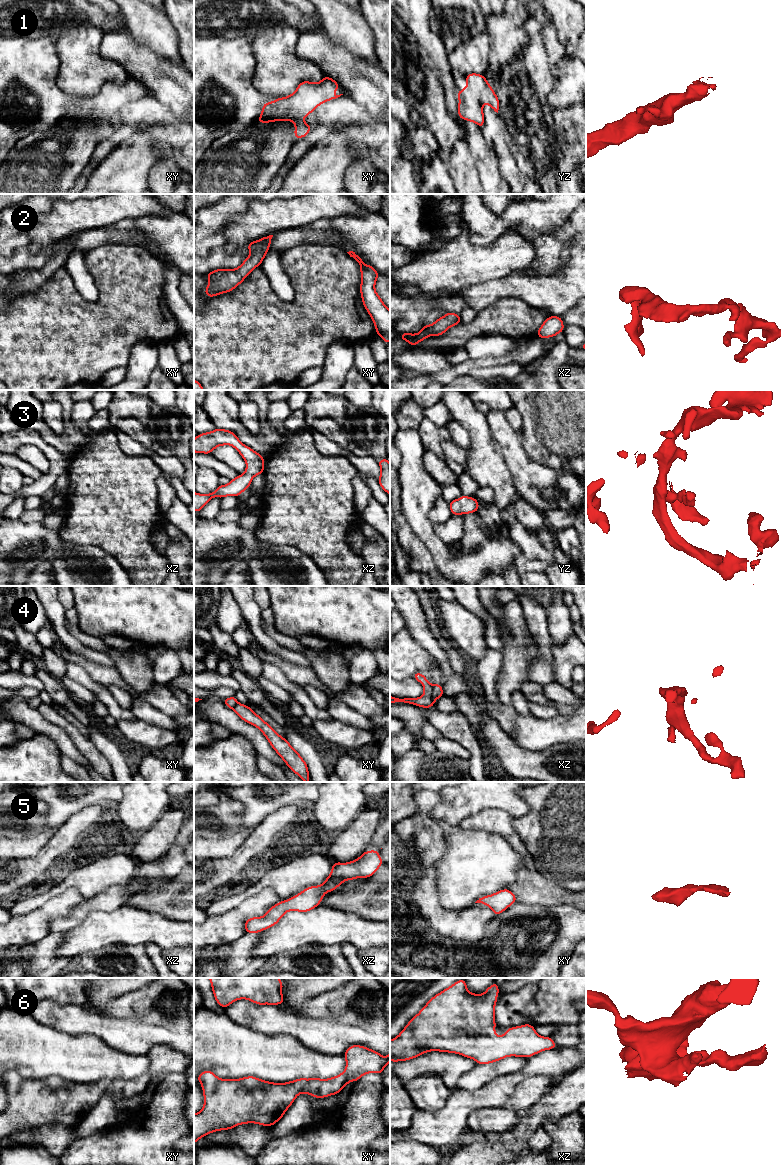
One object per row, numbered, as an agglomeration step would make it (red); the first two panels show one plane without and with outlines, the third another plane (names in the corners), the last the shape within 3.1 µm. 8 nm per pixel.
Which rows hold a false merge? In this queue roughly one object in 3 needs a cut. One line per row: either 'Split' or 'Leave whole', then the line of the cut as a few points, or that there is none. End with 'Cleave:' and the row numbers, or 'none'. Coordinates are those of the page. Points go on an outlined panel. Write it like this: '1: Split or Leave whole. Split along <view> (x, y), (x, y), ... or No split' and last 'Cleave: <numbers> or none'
1: Leave whole. No split
2: Leave whole. No split
3: Leave whole. No split
4: Split. Split along xz (432, 685), (432, 698), (434, 701)
5: Leave whole. No split
6: Leave whole. No split
Cleave: 4

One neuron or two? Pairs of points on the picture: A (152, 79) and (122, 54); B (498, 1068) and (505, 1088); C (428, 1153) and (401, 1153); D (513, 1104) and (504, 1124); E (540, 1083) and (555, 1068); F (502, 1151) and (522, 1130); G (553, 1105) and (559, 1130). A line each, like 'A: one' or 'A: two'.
A: one
B: two
C: one
D: two
E: two
F: two
G: two

